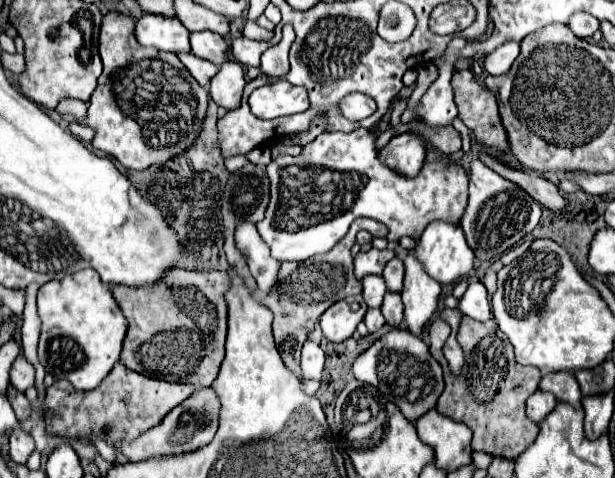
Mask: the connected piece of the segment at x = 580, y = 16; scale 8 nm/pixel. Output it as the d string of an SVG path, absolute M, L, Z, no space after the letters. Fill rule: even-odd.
M575 12L569 18L569 28L573 30L575 36L579 38L589 38L593 36L593 32L599 28L599 20L587 12Z

